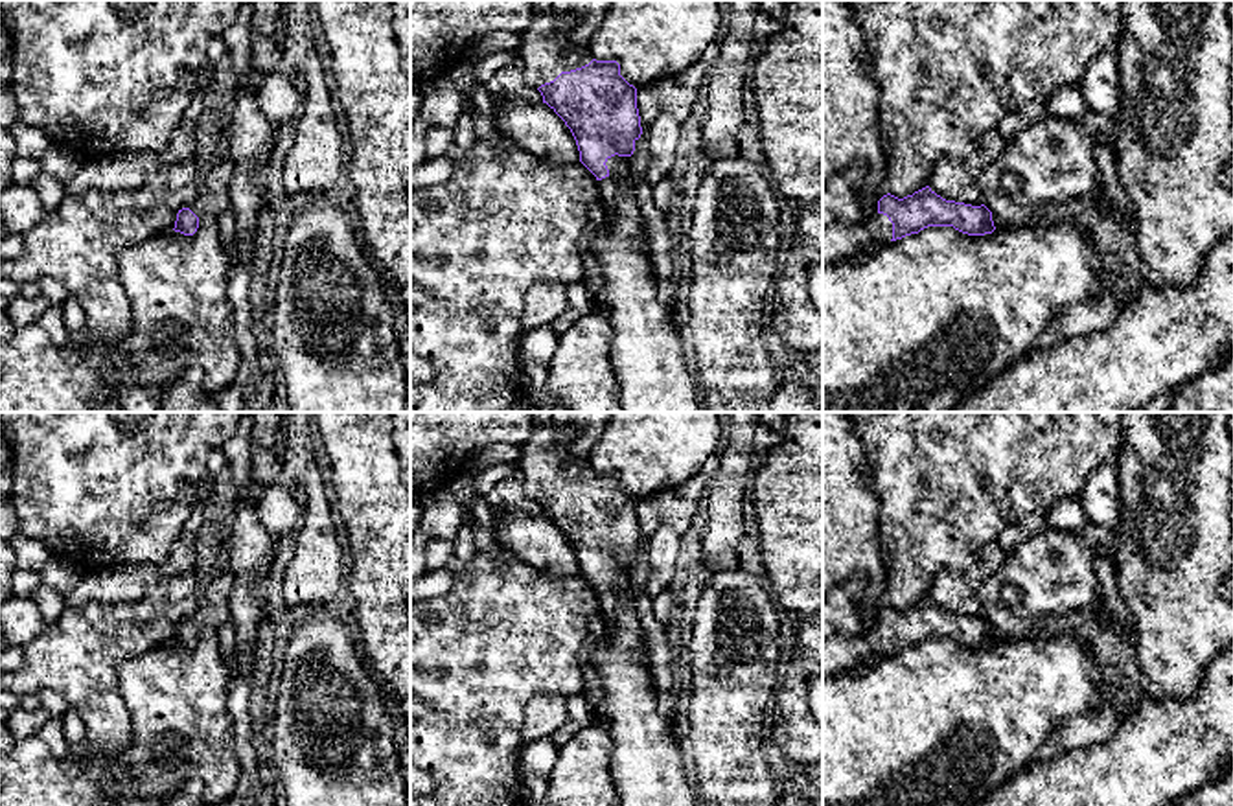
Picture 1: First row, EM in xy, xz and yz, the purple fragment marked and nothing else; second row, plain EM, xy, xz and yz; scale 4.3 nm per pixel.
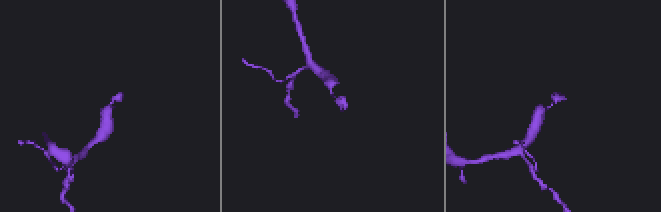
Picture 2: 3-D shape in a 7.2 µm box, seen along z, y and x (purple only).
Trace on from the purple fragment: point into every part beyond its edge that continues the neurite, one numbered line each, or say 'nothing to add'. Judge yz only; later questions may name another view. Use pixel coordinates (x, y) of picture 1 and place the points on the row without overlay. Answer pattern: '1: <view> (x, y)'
1: yz (841, 652)

